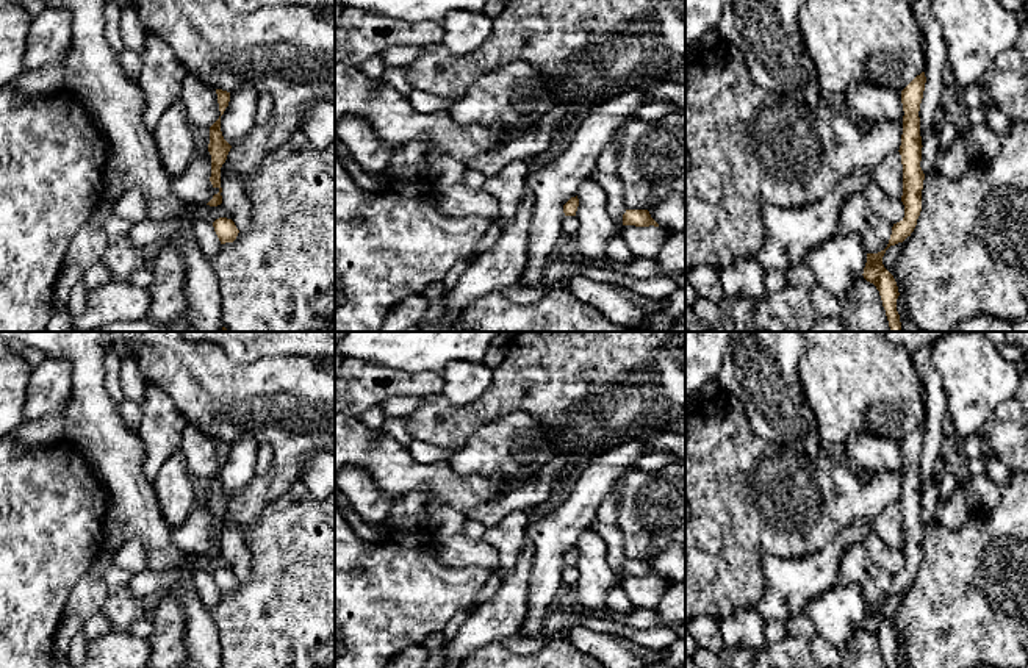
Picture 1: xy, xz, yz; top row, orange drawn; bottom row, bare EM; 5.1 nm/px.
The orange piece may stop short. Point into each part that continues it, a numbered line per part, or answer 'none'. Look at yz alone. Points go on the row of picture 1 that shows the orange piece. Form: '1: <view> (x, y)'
1: yz (837, 263)

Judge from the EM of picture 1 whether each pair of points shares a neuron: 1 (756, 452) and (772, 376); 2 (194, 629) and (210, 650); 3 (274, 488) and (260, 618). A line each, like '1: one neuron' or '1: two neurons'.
1: two neurons
2: one neuron
3: two neurons

